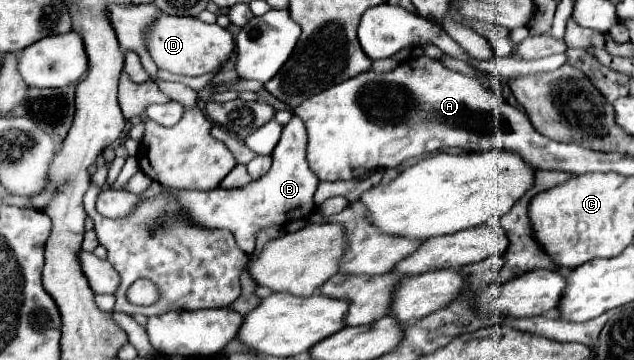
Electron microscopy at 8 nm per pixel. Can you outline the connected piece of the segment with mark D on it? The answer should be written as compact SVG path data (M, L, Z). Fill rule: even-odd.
M161 16L155 20L147 34L147 46L155 60L155 64L161 70L169 70L171 74L181 76L203 76L221 70L233 50L233 38L227 28L221 28L217 24L205 24L199 18L193 16Z

